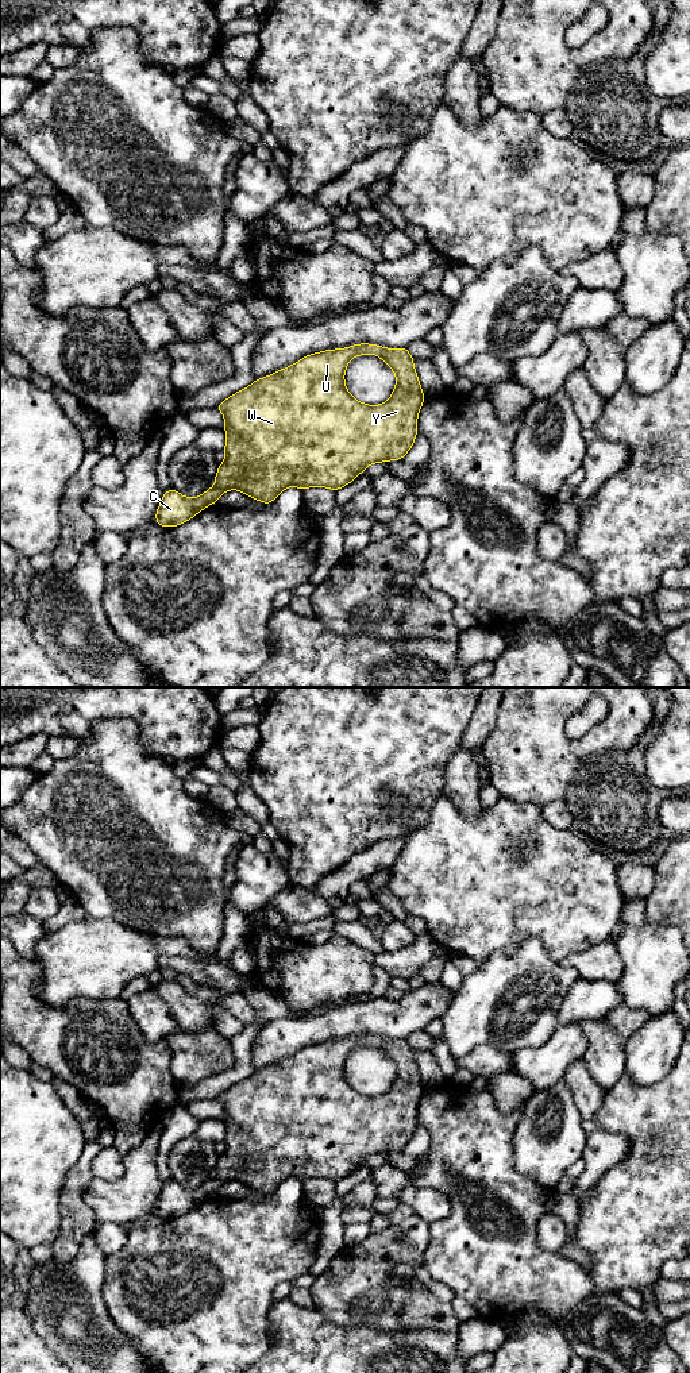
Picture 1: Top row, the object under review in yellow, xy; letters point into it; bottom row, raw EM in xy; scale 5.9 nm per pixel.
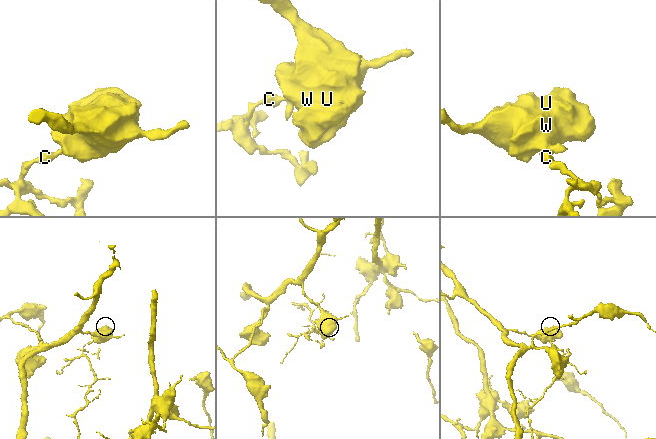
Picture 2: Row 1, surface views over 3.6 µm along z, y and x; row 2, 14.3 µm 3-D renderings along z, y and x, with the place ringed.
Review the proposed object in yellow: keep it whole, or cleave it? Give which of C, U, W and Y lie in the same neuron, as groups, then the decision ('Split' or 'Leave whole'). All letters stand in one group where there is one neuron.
Groups: C / U W Y. Split

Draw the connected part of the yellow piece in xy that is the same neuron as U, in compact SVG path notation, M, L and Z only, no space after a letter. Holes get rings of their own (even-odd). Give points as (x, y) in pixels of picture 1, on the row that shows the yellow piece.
M359 343L325 350L255 379L221 401L215 408L225 419L225 460L219 464L216 487L236 489L269 505L289 486L301 490L321 486L336 491L373 463L402 459L416 439L417 416L425 401L413 359L406 347ZM367 354L379 356L397 378L390 398L375 406L356 401L344 383L350 359Z

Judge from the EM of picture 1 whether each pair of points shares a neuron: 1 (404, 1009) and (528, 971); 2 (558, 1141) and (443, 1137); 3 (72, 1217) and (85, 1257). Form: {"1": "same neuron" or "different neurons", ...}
{"1": "different neurons", "2": "different neurons", "3": "different neurons"}

